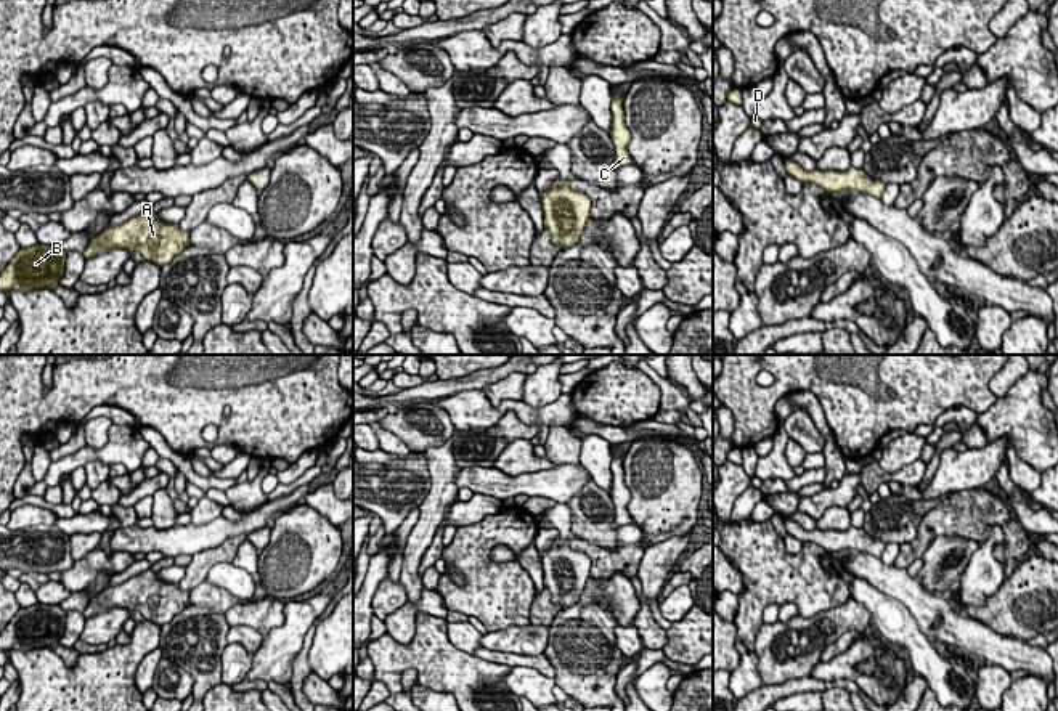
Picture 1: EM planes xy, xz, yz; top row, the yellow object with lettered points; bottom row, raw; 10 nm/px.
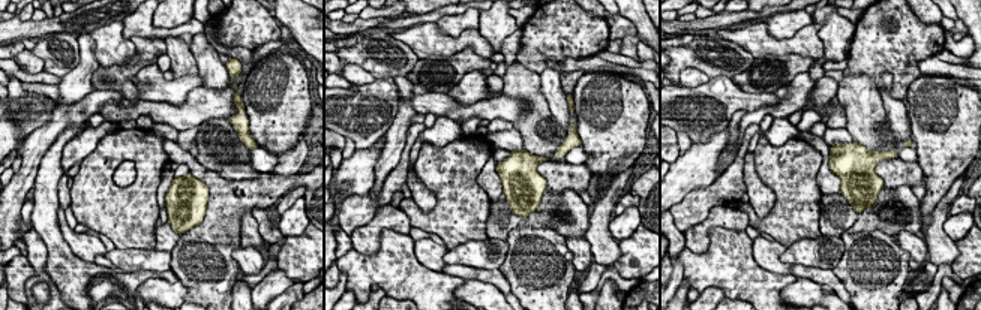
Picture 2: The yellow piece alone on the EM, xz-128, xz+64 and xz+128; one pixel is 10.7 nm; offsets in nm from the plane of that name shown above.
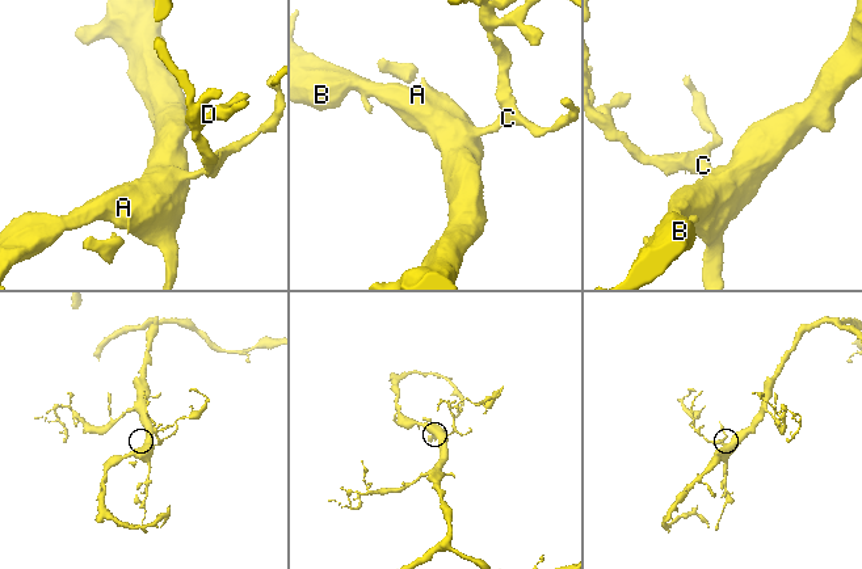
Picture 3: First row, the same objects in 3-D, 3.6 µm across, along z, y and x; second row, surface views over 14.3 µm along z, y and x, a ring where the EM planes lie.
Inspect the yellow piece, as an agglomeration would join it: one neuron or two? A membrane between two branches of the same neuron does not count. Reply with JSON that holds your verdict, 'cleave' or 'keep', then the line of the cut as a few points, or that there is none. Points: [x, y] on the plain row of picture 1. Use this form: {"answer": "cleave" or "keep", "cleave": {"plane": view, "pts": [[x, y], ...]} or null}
{"answer": "keep", "cleave": null}

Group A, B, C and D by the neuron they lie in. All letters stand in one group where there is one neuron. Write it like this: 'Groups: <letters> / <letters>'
Groups: A B C D

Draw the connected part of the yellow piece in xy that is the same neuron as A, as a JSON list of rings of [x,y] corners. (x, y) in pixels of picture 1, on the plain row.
[[[146,570],[117,586],[106,587],[88,602],[83,616],[125,608],[138,610],[148,621],[156,616],[157,626],[164,626],[186,607],[189,607],[189,591],[181,591],[178,584],[162,583],[157,573]]]

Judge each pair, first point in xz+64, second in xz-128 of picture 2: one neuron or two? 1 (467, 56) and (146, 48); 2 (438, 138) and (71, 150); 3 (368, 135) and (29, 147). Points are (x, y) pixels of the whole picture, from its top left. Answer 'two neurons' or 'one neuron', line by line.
1: one neuron
2: one neuron
3: two neurons

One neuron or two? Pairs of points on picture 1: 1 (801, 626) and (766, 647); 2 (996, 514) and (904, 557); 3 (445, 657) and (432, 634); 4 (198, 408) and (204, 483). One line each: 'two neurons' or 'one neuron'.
1: one neuron
2: one neuron
3: one neuron
4: two neurons

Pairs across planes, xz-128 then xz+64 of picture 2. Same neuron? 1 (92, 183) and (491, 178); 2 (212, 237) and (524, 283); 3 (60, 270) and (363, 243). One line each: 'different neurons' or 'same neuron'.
1: different neurons
2: same neuron
3: different neurons

